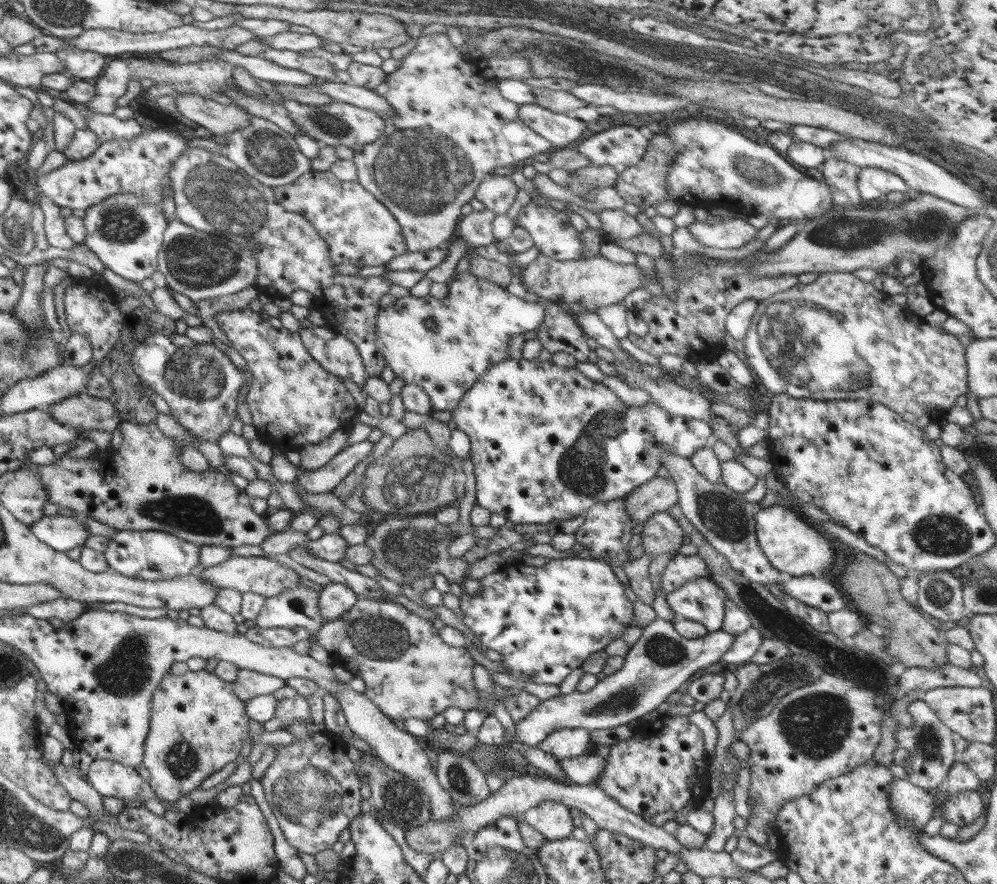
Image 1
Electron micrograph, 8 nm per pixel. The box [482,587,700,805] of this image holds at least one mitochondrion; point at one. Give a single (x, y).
(621, 703)

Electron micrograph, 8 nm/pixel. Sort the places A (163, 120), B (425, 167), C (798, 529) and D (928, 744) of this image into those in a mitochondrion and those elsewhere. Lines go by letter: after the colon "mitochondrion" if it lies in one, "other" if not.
A: other
B: mitochondrion
C: other
D: mitochondrion

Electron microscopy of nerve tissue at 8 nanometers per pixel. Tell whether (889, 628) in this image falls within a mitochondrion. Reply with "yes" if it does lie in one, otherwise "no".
yes

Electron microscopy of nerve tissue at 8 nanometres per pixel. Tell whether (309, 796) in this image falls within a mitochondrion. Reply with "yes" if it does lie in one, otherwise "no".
yes

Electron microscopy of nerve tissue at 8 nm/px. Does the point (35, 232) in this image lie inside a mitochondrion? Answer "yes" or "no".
no

